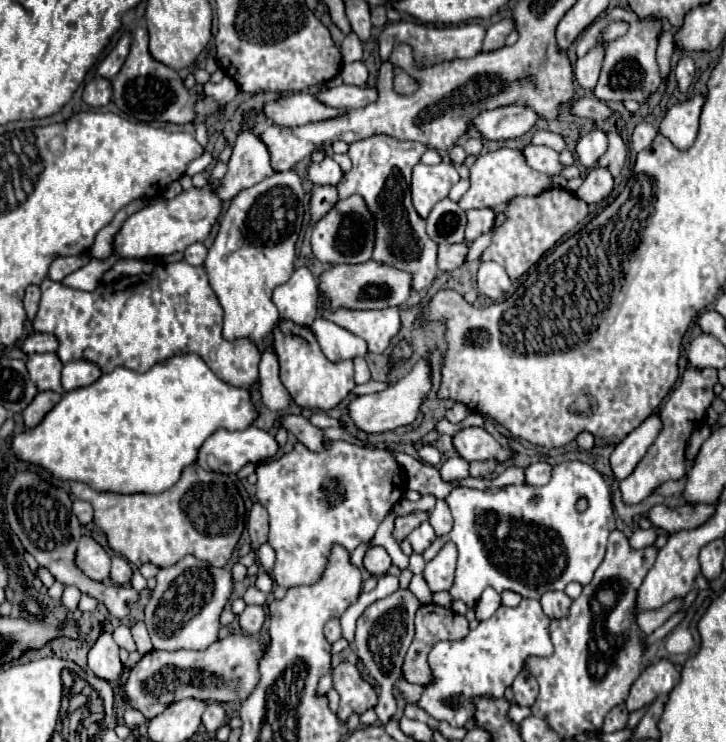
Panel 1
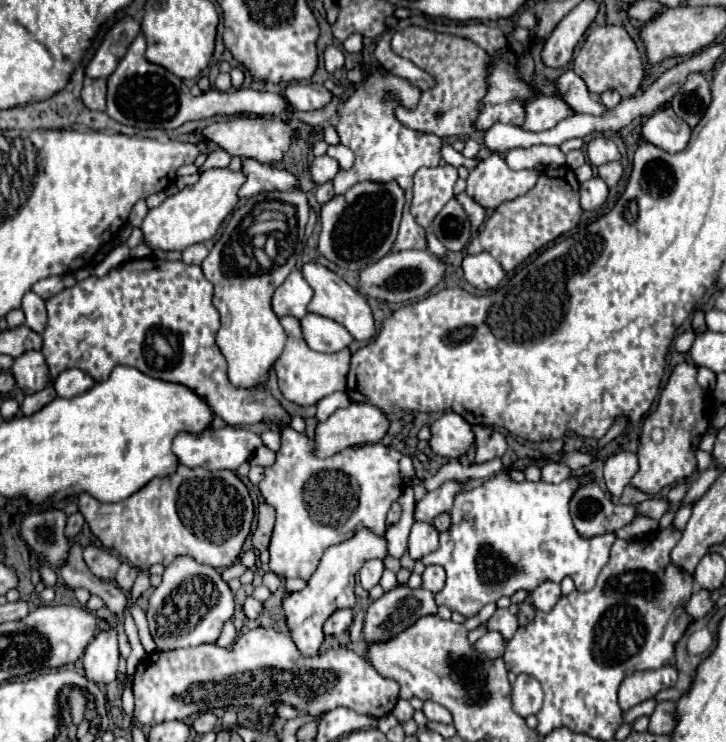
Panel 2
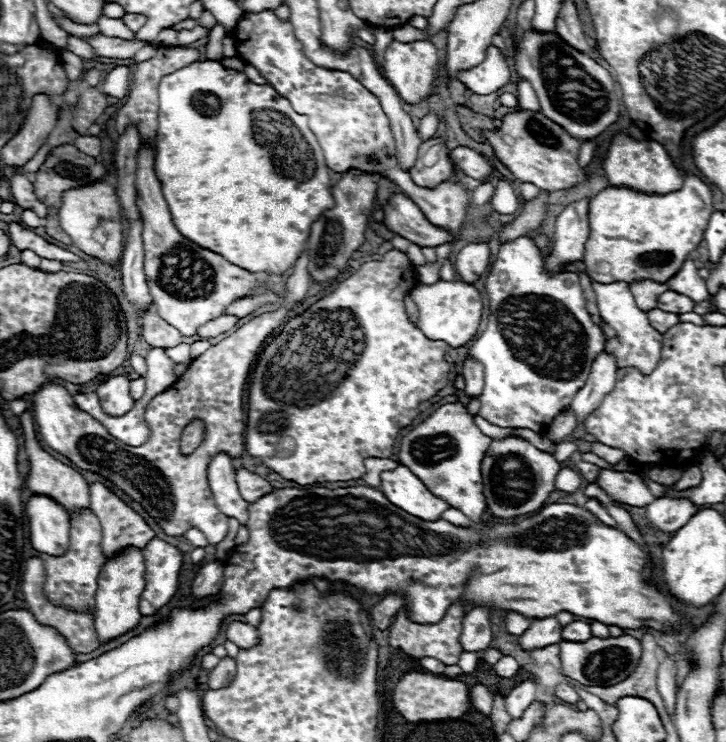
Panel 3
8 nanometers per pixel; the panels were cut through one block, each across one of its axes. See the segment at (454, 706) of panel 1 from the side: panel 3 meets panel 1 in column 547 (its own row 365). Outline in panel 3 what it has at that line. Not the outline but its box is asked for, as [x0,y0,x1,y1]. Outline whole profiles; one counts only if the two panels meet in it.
[592,280,664,376]

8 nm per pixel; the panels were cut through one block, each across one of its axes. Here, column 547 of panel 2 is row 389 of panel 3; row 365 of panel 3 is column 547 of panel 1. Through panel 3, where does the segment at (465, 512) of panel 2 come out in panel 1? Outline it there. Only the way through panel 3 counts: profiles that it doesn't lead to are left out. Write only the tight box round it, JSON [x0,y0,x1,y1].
[422,462,616,604]

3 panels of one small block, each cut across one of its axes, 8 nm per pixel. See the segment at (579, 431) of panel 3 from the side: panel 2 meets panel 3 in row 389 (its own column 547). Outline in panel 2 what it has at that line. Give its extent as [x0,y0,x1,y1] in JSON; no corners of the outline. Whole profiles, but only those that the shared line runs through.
[530,582,562,612]

